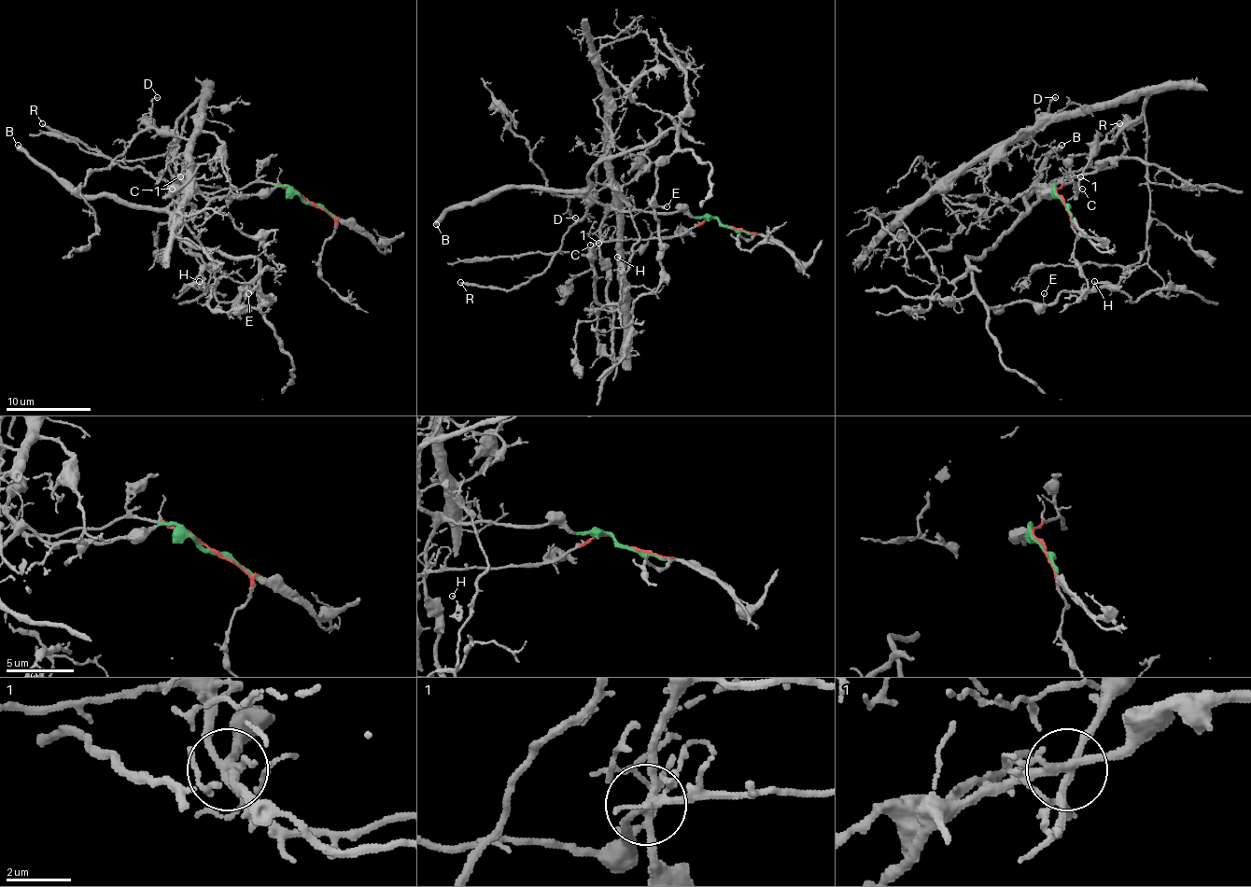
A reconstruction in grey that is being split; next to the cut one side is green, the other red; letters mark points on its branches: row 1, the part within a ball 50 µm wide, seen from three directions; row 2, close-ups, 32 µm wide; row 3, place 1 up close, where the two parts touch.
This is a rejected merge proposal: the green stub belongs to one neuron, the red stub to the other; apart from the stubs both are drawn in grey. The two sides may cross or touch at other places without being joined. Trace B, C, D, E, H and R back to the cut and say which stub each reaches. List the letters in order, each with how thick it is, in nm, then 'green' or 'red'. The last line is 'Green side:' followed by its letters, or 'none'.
B: calibre 440 nm; green
C: calibre 100 nm; red
D: calibre 170 nm; red
E: calibre 90 nm; green
H: calibre 200 nm; red
R: calibre 200 nm; green
Green side: B, E, R

